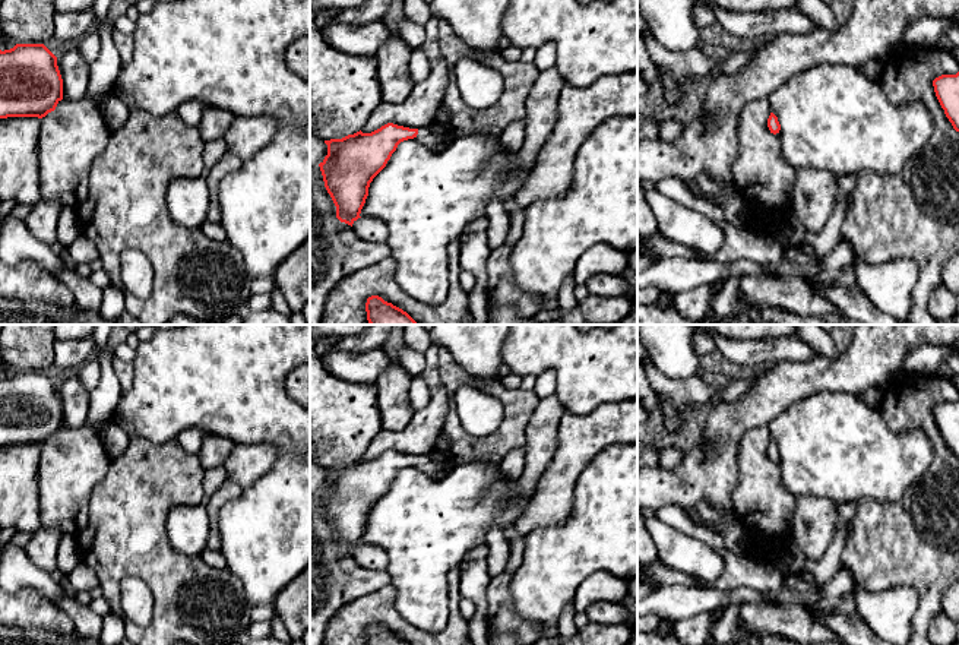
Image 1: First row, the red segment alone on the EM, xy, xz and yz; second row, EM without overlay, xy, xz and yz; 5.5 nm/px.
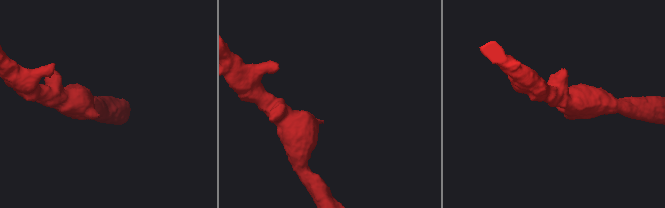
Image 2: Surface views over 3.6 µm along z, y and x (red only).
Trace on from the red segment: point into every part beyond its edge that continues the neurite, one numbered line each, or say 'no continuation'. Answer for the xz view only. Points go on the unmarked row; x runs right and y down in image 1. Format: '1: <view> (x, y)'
1: xz (436, 464)

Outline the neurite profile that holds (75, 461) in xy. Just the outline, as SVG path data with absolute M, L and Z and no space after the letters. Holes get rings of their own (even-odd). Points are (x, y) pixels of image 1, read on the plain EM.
M83 424L76 429L58 429L54 439L41 446L38 467L41 527L56 528L77 537L89 524L89 499L94 487L110 469L111 458L101 442L98 427Z

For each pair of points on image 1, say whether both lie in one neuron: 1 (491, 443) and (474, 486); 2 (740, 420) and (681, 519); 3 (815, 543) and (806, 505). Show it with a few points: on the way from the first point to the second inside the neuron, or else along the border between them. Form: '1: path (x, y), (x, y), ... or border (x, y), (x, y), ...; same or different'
1: border (450, 459), (487, 459), (497, 464); different
2: border (654, 509), (679, 505), (693, 522), (703, 527); different
3: path (813, 534), (812, 514); same

